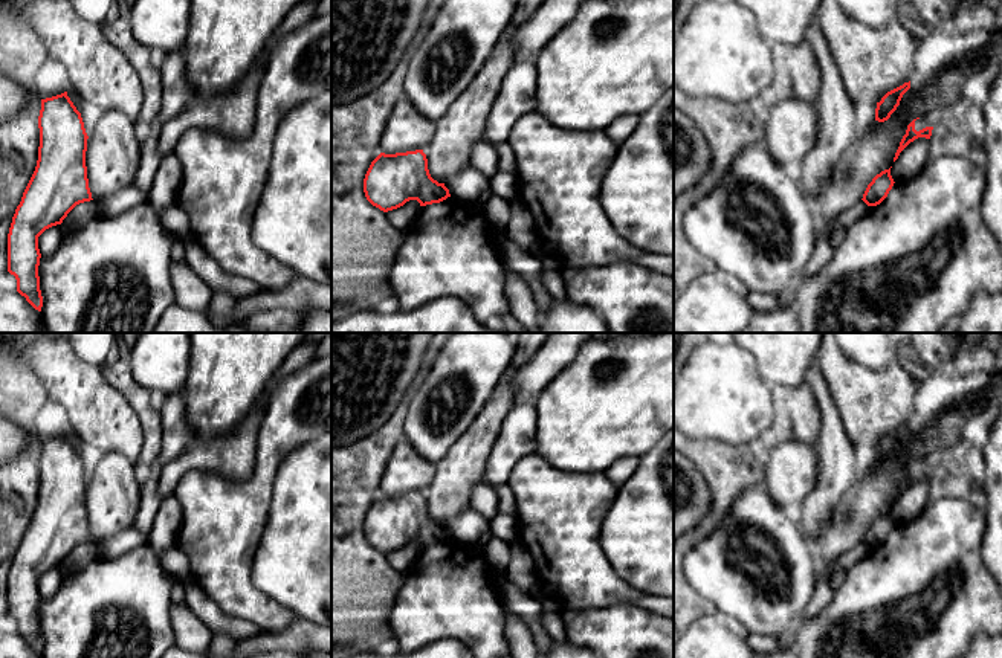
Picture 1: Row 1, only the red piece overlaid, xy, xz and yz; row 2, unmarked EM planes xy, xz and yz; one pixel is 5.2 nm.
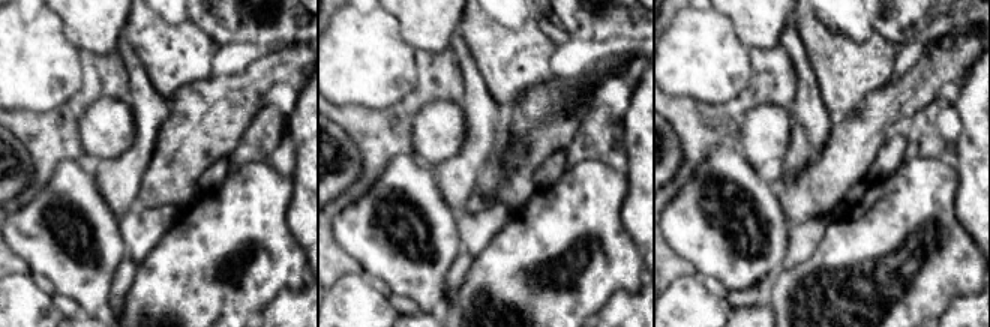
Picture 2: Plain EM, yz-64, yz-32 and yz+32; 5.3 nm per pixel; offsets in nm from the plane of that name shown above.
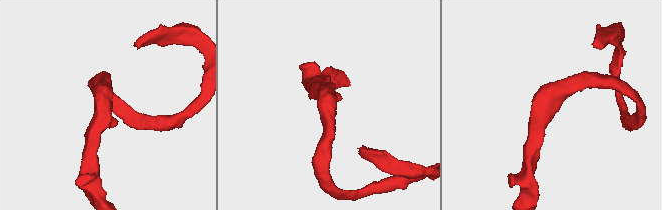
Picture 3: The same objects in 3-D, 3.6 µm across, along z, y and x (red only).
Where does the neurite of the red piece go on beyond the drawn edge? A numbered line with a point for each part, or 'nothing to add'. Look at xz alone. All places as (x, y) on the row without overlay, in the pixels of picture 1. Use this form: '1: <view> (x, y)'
1: xz (462, 469)

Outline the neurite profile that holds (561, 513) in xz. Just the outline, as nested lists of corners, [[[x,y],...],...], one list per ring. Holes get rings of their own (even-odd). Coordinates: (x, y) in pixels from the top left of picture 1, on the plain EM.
[[[532,453],[513,467],[509,485],[516,499],[518,542],[533,559],[536,579],[556,588],[564,609],[606,608],[645,595],[616,574],[600,547],[603,518],[619,493],[605,472],[568,473]]]

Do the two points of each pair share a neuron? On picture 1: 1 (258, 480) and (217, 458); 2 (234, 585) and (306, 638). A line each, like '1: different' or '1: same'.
1: different
2: different

